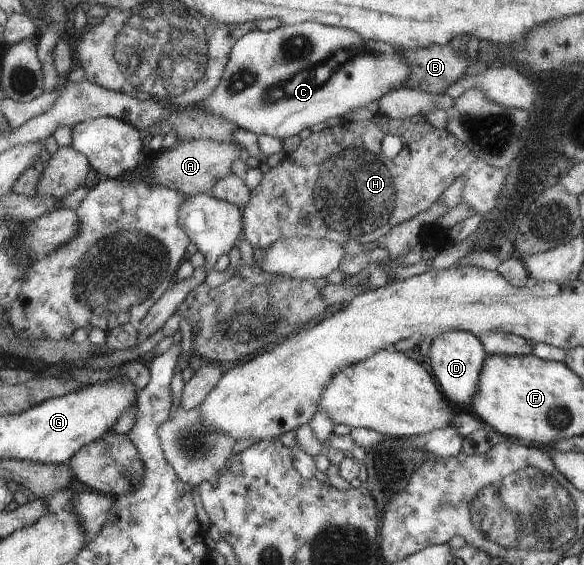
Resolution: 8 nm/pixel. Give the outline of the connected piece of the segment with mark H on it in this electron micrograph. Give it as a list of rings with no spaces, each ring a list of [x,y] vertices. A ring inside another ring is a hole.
[[[376,114],[374,117],[361,122],[341,121],[339,124],[322,129],[315,133],[310,132],[306,139],[302,140],[298,147],[285,155],[283,159],[272,168],[264,167],[258,187],[253,189],[250,193],[248,203],[244,205],[244,227],[242,227],[243,239],[250,243],[252,248],[270,247],[276,239],[282,237],[309,237],[310,239],[325,239],[334,243],[344,245],[346,241],[356,241],[356,243],[370,243],[371,241],[378,241],[384,233],[388,233],[394,225],[403,222],[404,220],[414,217],[417,213],[428,209],[438,199],[442,191],[450,185],[456,177],[462,175],[467,169],[476,167],[476,156],[462,143],[458,141],[452,133],[444,129],[434,129],[430,126],[423,115],[416,115],[416,117],[405,117],[404,119],[396,119],[388,117],[387,115]],[[386,134],[396,135],[401,142],[401,149],[396,153],[396,156],[390,159],[390,155],[386,155],[386,151],[382,151],[382,143],[386,143]]]

